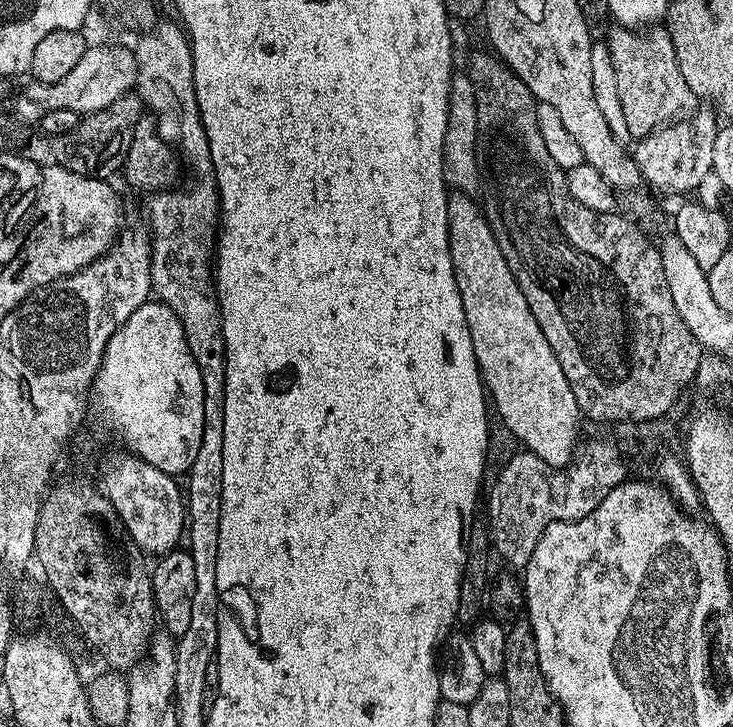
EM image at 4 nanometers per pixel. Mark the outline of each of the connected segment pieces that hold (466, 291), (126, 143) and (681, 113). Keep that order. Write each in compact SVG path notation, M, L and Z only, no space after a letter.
M468 194L449 195L448 241L458 294L466 310L466 326L474 342L474 358L476 365L480 367L480 379L484 381L495 415L496 412L500 415L500 420L508 427L509 434L517 436L524 443L521 445L527 451L533 452L545 466L553 464L558 468L562 465L562 468L569 463L578 444L576 423L581 423L582 420L580 407L574 398L574 390L570 390L570 382L566 382L566 374L562 374L562 366L558 366L558 358L554 358L554 350L550 350L550 342L546 342L546 334L542 334L494 238L492 227L488 225L481 207L472 200L473 197Z
M134 94L122 96L102 110L83 115L78 126L70 130L69 134L51 139L49 144L53 163L72 173L109 179L123 167L133 138L133 127L141 115L140 99Z
M613 27L606 43L615 71L618 96L621 99L622 118L631 139L644 139L659 127L677 120L691 119L699 111L700 101L690 90L678 66L673 40L666 28L651 29L650 36L633 29Z

